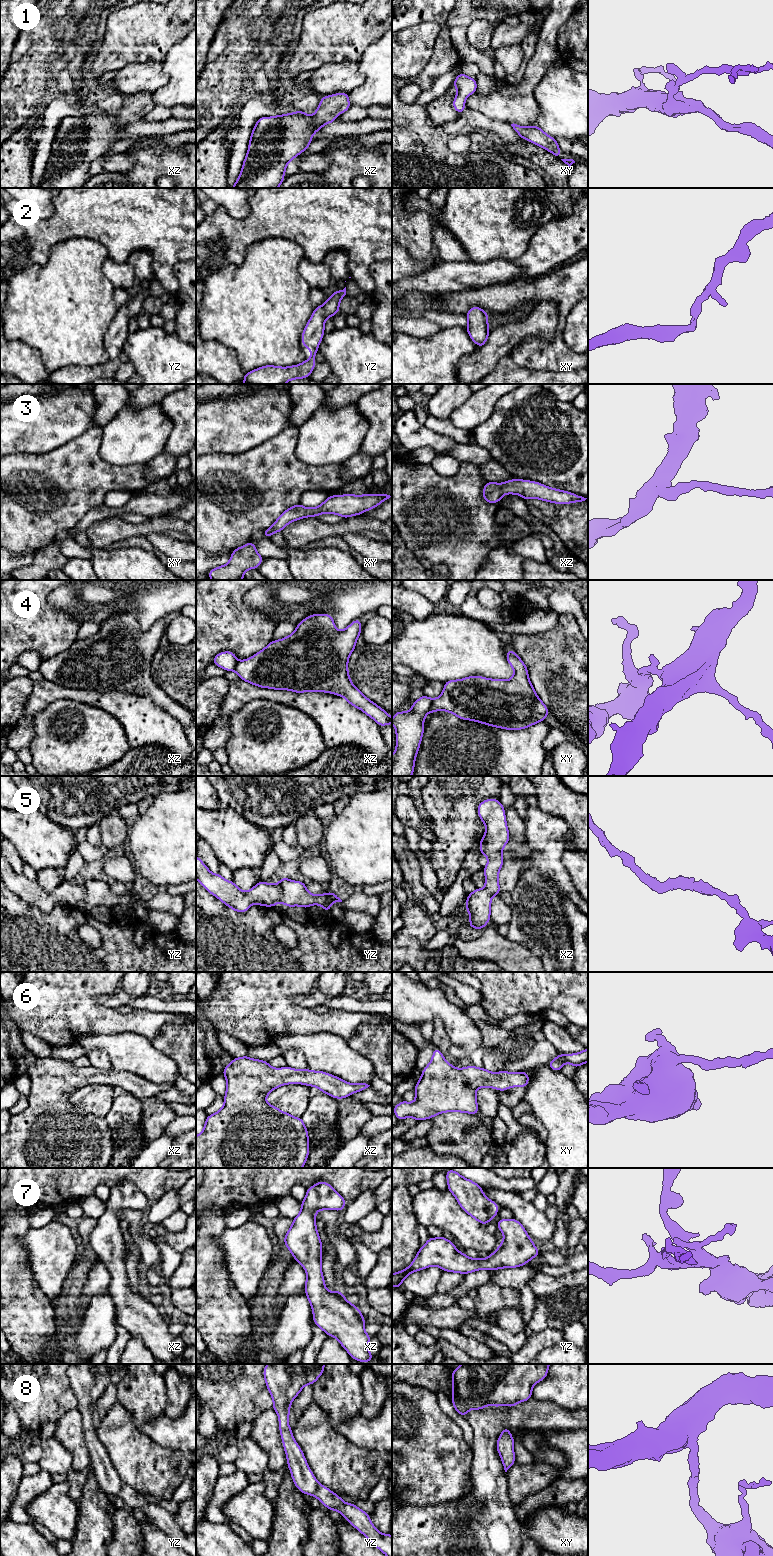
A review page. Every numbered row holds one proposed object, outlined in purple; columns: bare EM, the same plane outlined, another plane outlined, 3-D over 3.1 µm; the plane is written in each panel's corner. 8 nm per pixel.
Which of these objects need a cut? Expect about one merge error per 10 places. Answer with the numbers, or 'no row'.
4

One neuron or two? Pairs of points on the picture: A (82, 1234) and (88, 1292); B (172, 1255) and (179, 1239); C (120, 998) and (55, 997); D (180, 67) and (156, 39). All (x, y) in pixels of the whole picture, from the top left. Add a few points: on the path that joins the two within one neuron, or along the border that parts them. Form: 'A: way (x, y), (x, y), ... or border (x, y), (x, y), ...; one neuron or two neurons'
A: border (97, 1260), (88, 1274), (79, 1300); two neurons
B: border (165, 1241), (177, 1251), (185, 1251); two neurons
C: border (96, 999), (98, 1003), (112, 1006), (115, 1009); two neurons
D: border (184, 36), (169, 50), (163, 60); two neurons

